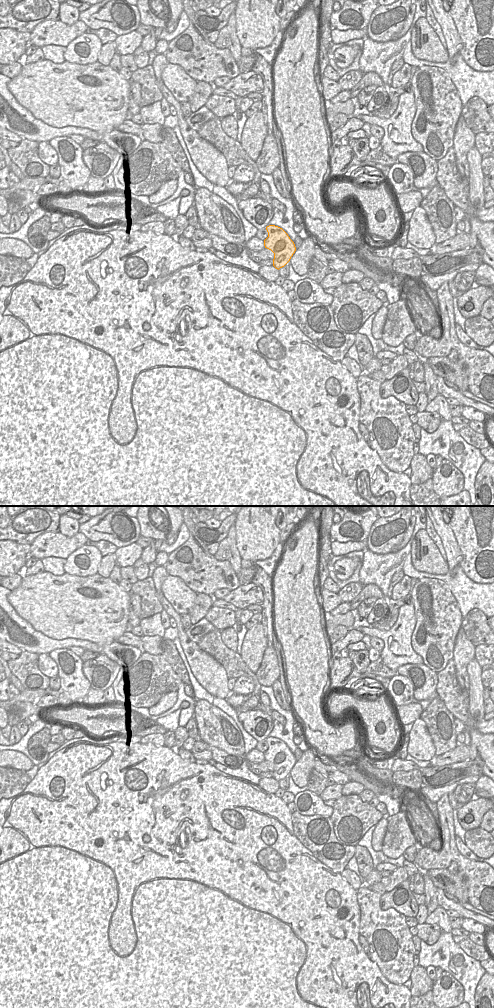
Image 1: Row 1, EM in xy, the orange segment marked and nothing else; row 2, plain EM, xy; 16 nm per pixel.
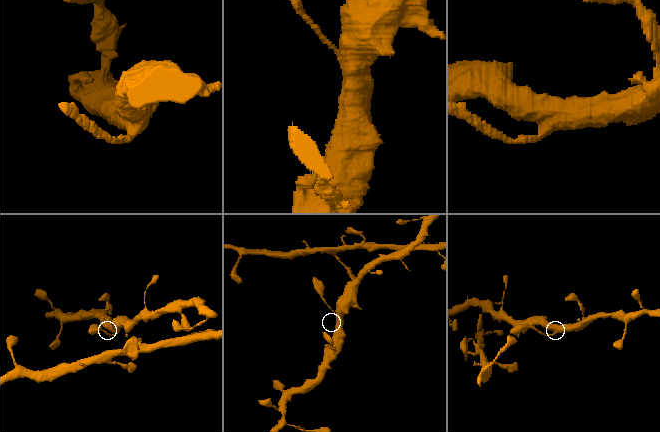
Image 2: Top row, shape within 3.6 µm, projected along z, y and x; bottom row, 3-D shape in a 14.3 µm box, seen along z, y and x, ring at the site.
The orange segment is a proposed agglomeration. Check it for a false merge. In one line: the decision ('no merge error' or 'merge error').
no merge error

